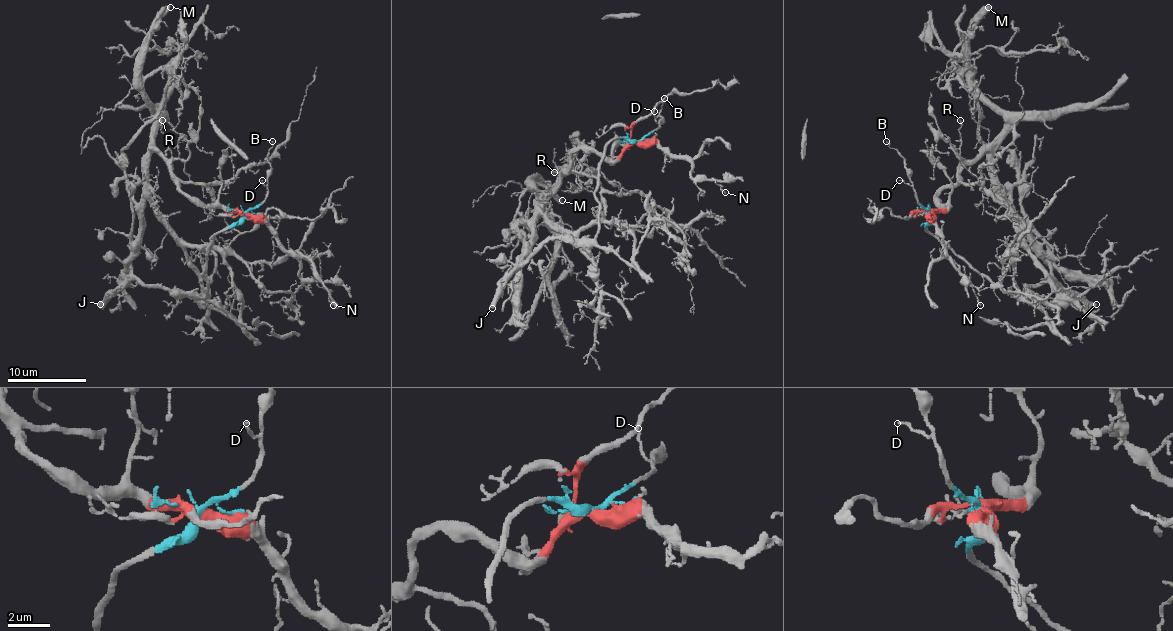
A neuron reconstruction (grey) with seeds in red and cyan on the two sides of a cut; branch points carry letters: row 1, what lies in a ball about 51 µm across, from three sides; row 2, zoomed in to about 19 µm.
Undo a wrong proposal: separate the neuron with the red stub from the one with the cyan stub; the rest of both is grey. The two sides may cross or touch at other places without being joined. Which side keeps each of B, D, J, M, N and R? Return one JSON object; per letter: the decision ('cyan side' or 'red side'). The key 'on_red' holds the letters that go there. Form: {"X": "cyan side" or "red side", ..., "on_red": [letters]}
{"B": "cyan side", "D": "cyan side", "J": "cyan side", "M": "red side", "N": "red side", "R": "red side", "on_red": ["M", "N", "R"]}

